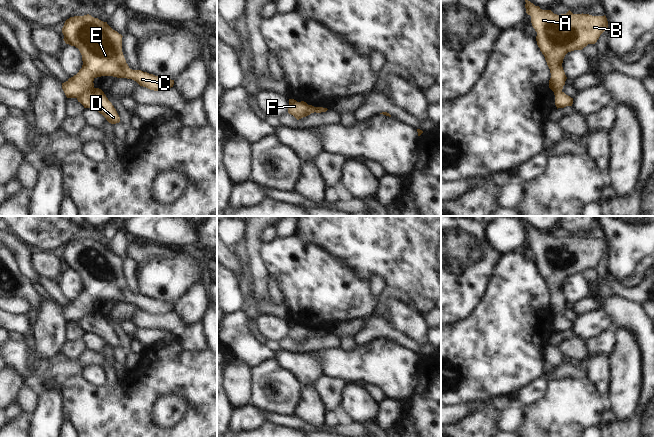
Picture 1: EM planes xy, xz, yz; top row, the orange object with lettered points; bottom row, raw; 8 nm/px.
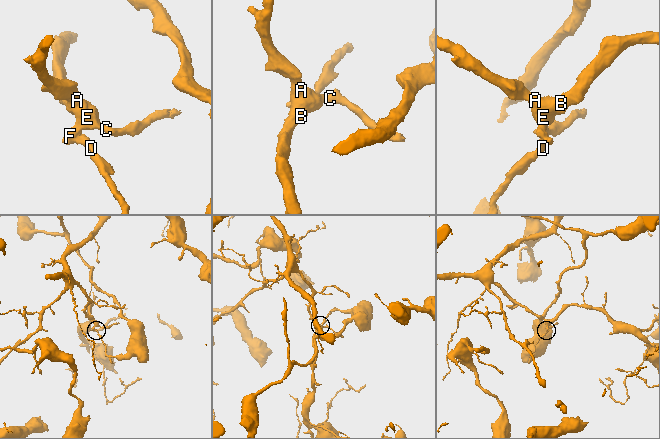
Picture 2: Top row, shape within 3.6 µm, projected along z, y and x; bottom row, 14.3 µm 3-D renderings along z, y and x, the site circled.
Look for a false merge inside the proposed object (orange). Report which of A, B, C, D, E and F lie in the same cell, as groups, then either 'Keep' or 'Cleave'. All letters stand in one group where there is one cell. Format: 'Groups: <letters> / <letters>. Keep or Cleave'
Groups: A B C E F / D. Cleave

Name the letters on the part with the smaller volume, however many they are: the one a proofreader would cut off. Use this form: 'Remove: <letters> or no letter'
Remove: D

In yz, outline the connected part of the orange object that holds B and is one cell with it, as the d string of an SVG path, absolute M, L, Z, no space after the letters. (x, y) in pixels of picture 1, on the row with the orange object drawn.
M525 0L525 2L526 13L531 16L532 26L537 32L537 45L550 69L549 88L553 92L562 92L567 79L562 67L565 55L574 50L582 50L588 44L595 44L600 35L604 31L608 31L607 18L605 15L573 14L570 10L566 14L557 15L551 10L542 10L528 0Z

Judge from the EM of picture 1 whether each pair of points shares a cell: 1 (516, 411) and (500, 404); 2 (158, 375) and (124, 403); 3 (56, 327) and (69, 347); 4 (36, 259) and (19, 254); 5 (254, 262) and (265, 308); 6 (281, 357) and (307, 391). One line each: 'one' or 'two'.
1: two
2: one
3: two
4: two
5: one
6: two

